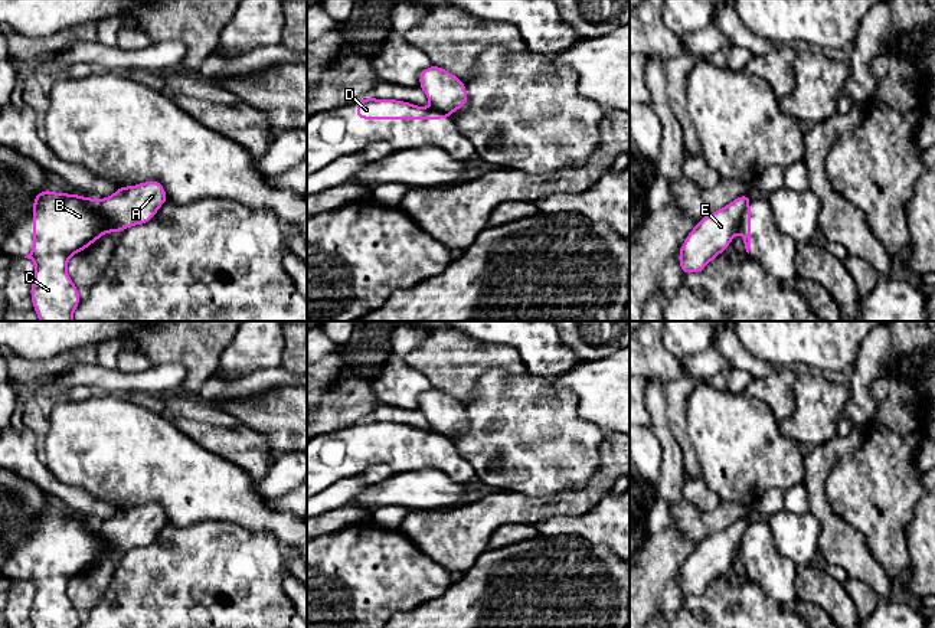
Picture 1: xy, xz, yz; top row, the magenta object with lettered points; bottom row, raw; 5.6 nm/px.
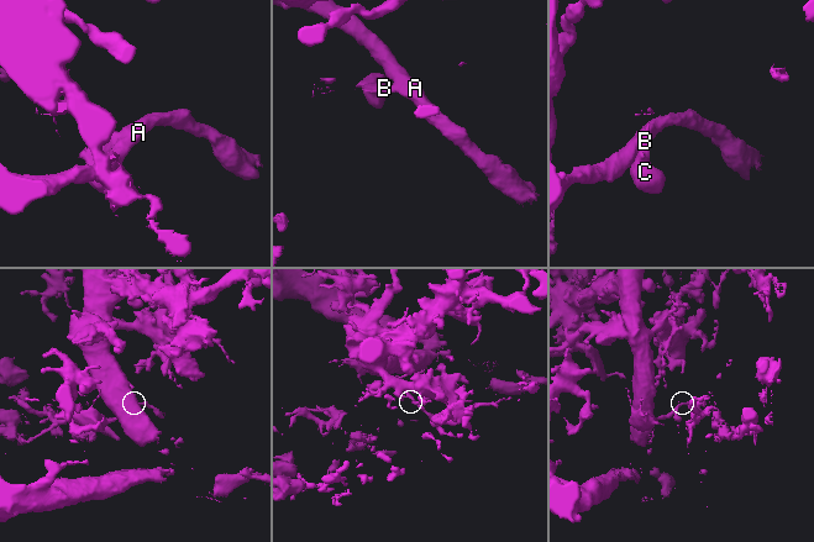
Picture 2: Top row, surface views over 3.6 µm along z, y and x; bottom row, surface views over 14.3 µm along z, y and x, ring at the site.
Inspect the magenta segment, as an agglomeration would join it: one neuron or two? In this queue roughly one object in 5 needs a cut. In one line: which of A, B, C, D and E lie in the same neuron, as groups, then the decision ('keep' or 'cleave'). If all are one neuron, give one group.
A E / B C D; cleave

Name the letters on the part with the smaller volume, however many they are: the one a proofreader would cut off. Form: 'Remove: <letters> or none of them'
Remove: A, E

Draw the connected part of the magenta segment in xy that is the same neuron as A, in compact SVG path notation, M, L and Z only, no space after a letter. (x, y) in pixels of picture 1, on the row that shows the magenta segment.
M147 180L135 186L118 187L114 194L99 199L112 233L130 226L148 223L169 196L158 180Z

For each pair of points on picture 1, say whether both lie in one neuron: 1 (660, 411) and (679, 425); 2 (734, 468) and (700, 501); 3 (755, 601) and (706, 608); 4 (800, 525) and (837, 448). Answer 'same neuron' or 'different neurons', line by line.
1: different neurons
2: different neurons
3: same neuron
4: different neurons

